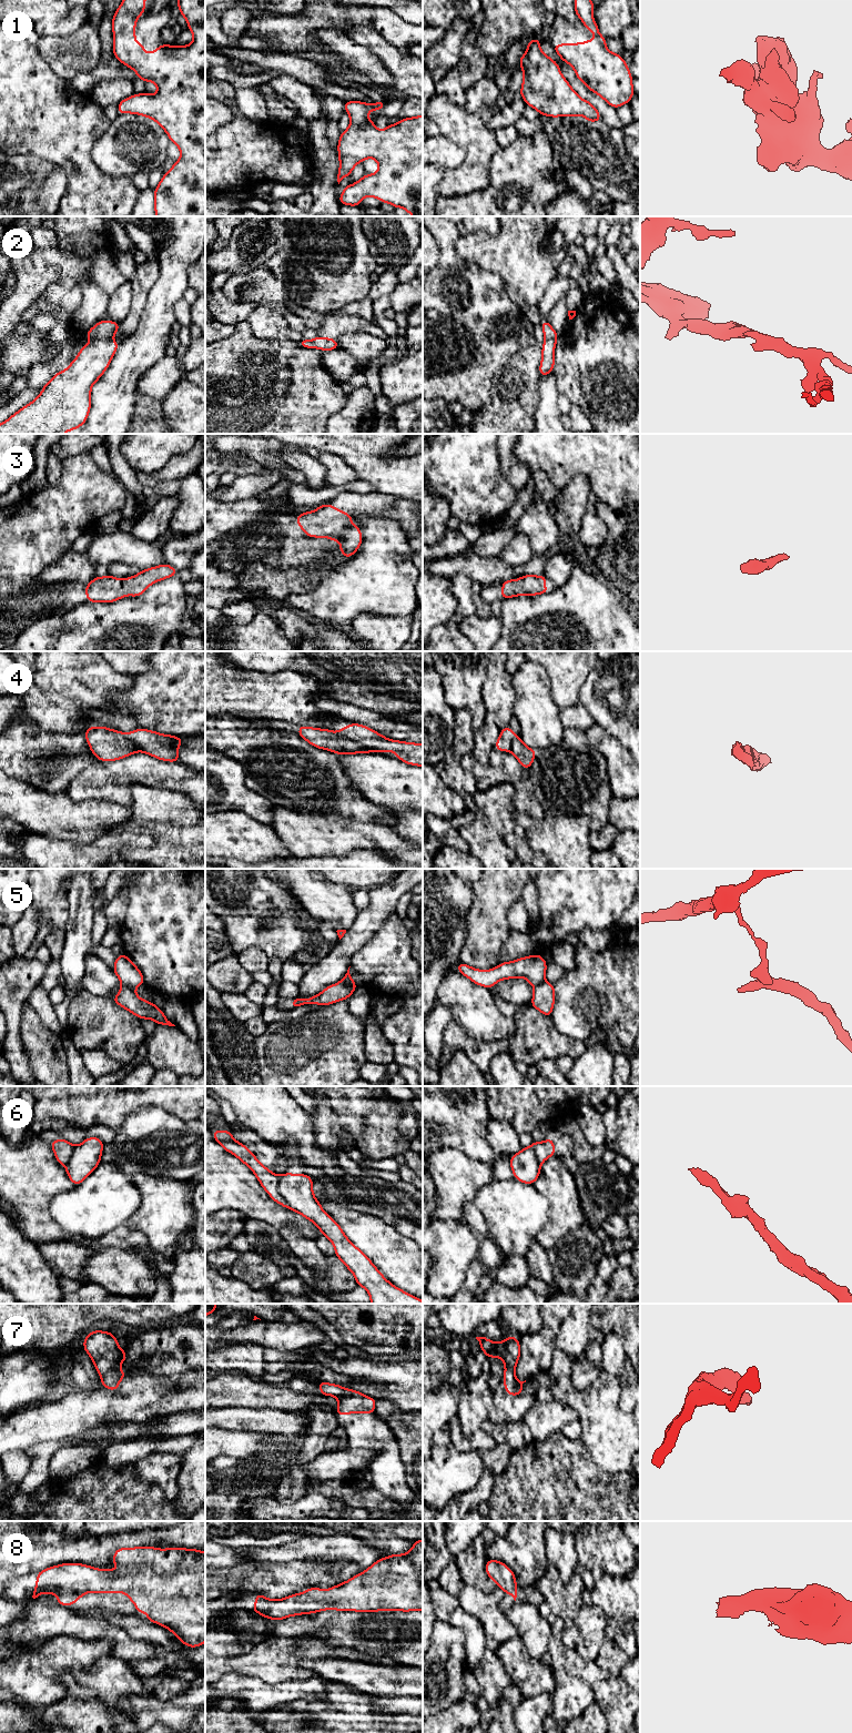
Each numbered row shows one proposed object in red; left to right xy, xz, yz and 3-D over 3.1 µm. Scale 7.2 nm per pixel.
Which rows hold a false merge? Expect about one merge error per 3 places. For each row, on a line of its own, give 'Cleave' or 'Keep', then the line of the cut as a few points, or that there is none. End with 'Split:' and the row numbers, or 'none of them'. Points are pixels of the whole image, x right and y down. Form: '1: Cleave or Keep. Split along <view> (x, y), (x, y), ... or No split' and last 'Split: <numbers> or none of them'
1: Keep. No split
2: Keep. No split
3: Keep. No split
4: Cleave. Split along xz (336, 732), (359, 742), (368, 750)
5: Cleave. Split along xz (341, 981), (355, 987)
6: Cleave. Split along xz (279, 1176), (277, 1192), (291, 1208)
7: Keep. No split
8: Keep. No split
Split: 4, 5, 6

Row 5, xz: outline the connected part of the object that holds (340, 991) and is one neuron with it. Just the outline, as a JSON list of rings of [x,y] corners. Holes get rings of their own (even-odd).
[[[338,982],[336,984],[327,986],[320,994],[310,997],[302,999],[297,997],[291,1001],[292,1009],[295,1009],[304,1004],[320,1004],[322,1006],[329,1005],[332,1003],[348,999],[355,991],[355,986],[346,984],[344,982]]]

